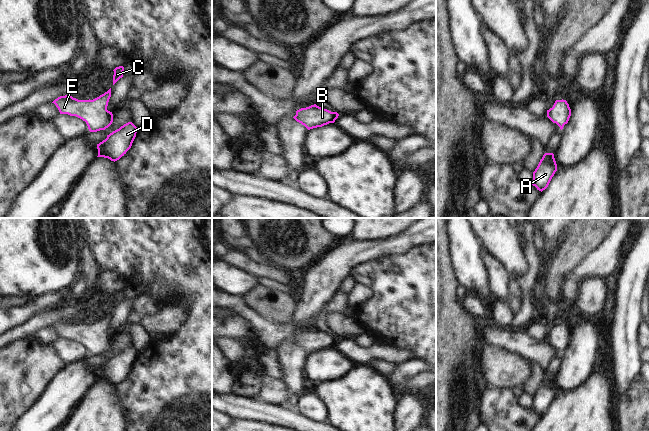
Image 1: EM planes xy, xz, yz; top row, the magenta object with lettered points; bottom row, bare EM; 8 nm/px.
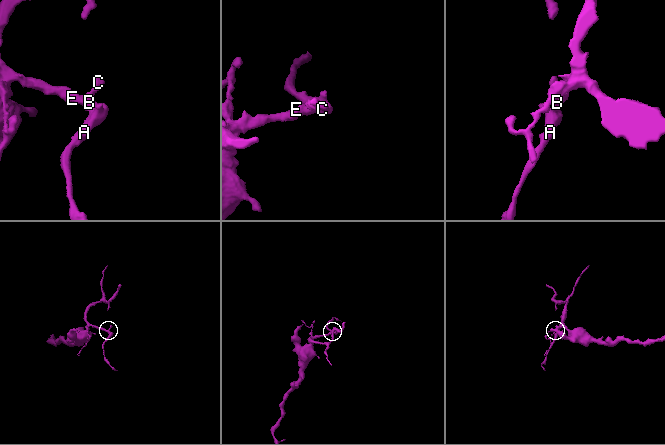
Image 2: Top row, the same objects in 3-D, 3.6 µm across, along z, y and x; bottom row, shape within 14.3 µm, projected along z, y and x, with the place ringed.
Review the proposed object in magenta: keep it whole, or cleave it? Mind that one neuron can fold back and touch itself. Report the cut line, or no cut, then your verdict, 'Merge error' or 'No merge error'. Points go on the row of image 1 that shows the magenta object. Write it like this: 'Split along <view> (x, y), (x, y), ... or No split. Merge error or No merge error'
No split. No merge error

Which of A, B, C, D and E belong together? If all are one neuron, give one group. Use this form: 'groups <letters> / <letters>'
groups A B C D E

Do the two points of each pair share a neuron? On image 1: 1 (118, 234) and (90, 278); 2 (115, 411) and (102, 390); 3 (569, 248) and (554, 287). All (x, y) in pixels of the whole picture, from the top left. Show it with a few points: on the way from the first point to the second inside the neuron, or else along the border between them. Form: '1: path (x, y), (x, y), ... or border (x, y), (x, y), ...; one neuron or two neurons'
1: border (88, 247), (100, 270); two neurons
2: path (110, 406), (102, 398), (102, 395); one neuron
3: path (567, 258), (554, 277); one neuron

